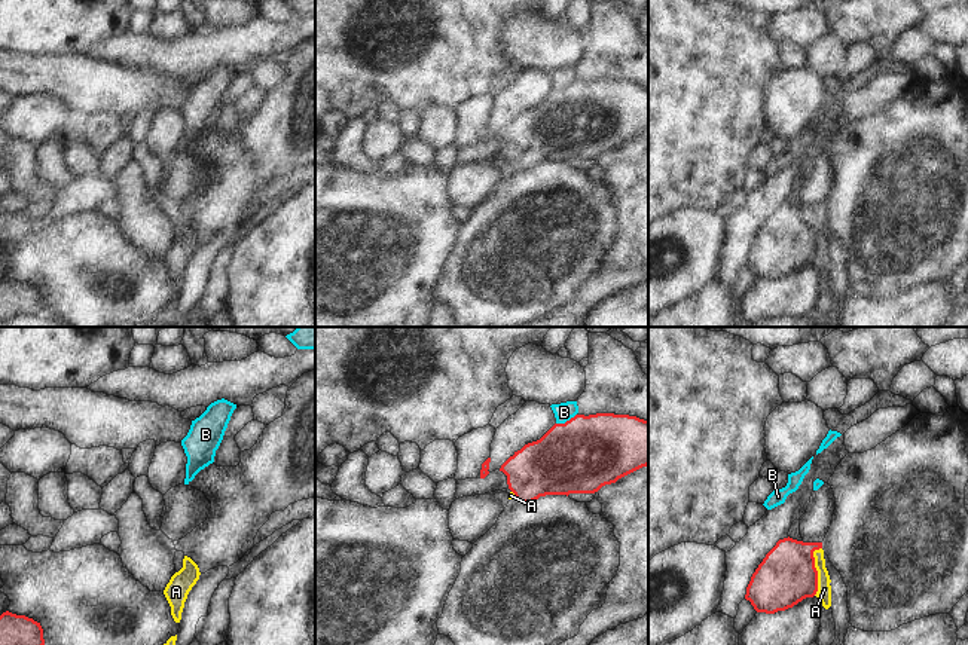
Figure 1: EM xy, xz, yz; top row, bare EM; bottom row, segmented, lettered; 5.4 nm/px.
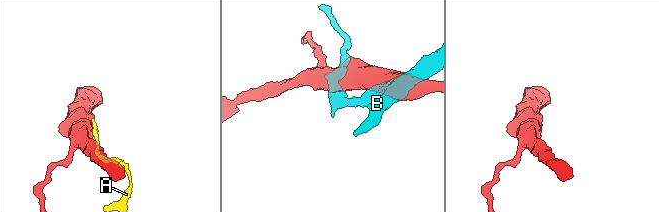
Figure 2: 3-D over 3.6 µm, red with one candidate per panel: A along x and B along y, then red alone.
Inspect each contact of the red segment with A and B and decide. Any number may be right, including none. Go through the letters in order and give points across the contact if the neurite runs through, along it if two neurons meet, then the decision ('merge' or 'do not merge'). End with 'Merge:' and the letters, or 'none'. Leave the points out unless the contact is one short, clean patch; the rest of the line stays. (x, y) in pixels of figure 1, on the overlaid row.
A: runs through yz (787, 575), (793, 569), (815, 569), (817, 581), (824, 589); merge
B: do not merge
Merge: A

